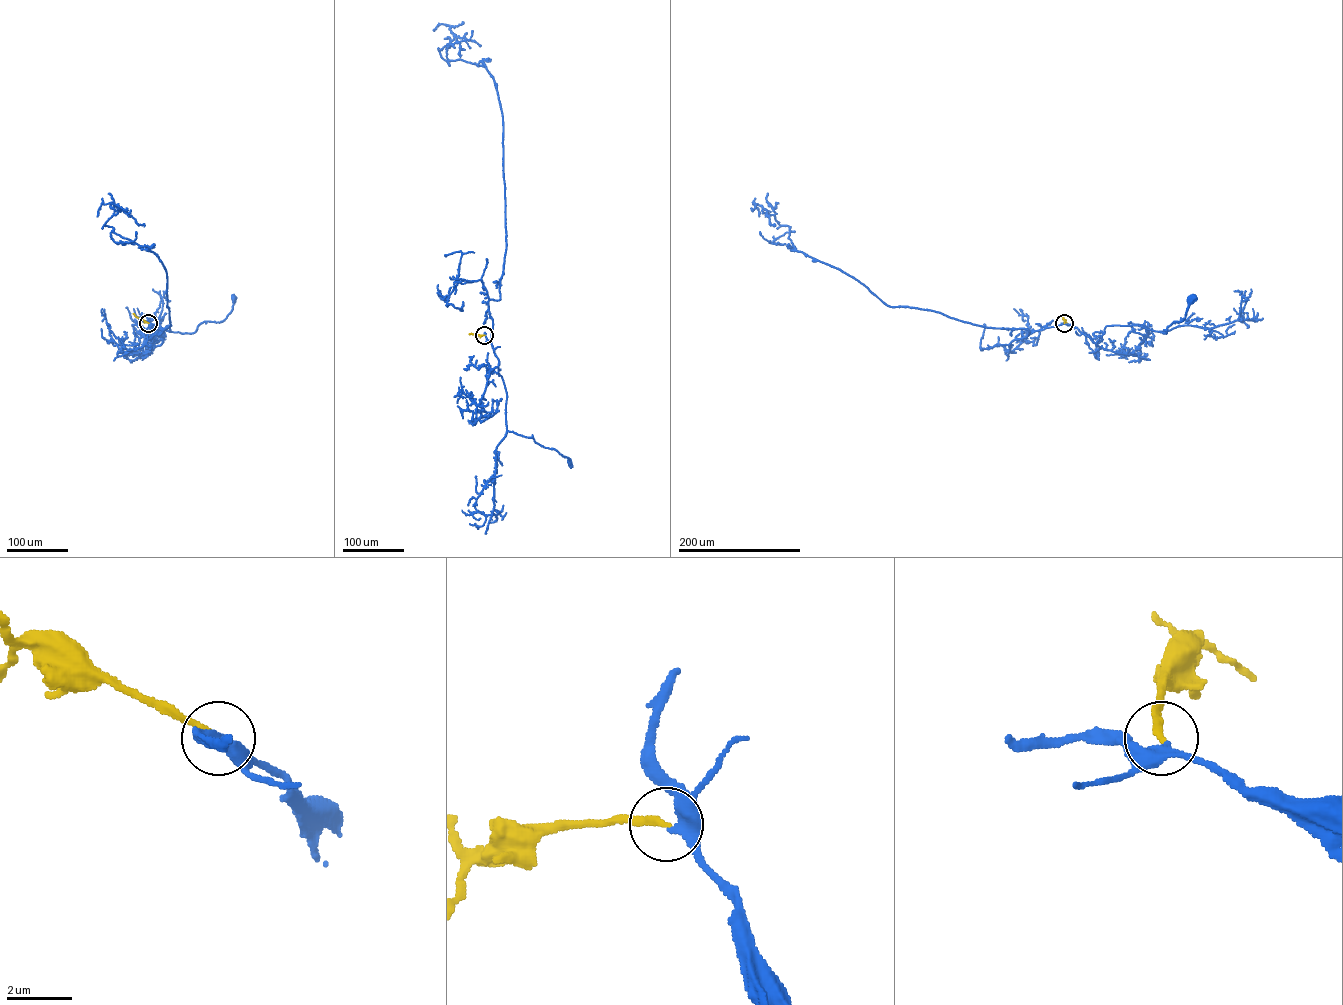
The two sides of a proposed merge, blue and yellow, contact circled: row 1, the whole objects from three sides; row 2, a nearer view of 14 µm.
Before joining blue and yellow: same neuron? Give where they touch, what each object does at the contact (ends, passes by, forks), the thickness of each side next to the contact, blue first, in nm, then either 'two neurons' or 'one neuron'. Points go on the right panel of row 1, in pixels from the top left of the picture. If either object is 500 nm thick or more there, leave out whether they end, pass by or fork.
(1064, 323) | blue passes by | yellow ends | 200/200 nm | one neuron

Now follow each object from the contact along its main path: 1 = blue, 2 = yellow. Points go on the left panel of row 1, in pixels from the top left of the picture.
1: (148, 323), (162, 342), (166, 326), (193, 333), (204, 321), (222, 321), (234, 299)
2: (148, 323), (133, 313)

